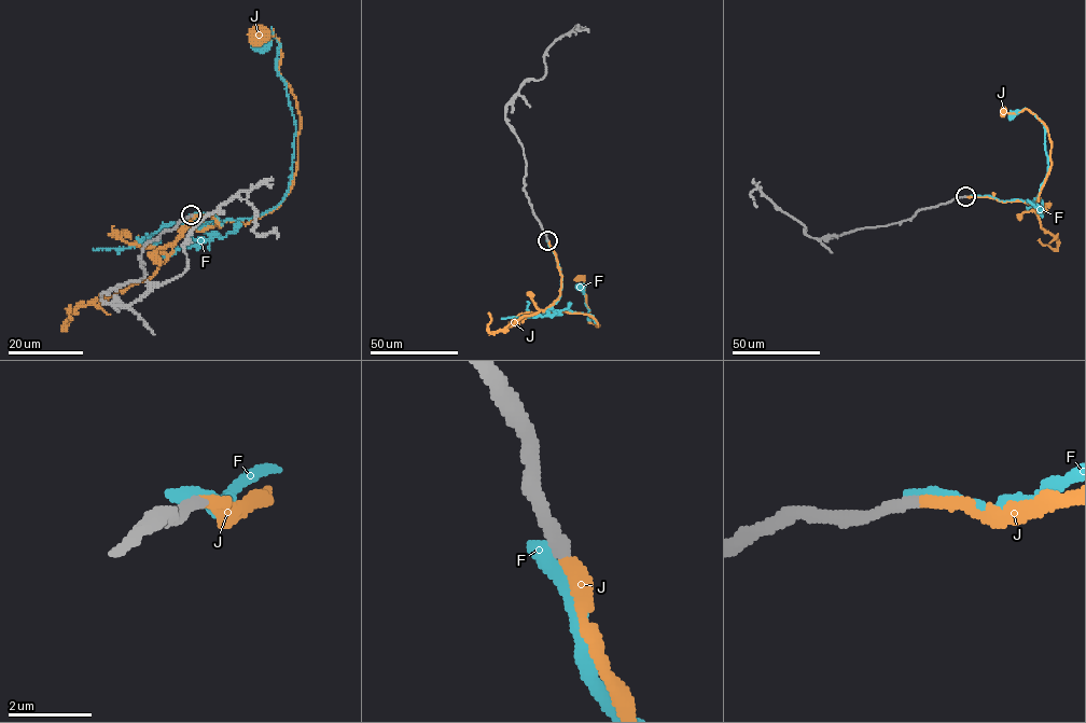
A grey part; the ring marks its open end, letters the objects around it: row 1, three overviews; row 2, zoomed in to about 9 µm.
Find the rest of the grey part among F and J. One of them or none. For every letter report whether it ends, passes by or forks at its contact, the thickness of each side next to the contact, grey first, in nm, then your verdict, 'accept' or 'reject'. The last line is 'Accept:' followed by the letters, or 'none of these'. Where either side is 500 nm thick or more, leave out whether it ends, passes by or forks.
F: it ends; calibres 320 and 400 nm; reject
J: it ends; calibres 320 and 320 nm; accept
Accept: J

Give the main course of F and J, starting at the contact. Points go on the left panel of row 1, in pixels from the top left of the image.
F: (191, 214), (212, 213), (221, 224), (203, 227), (259, 217), (287, 192), (295, 121), (272, 29), (260, 44)
J: (191, 214), (220, 226), (197, 230), (247, 224), (292, 183), (296, 97), (274, 30), (255, 33)

